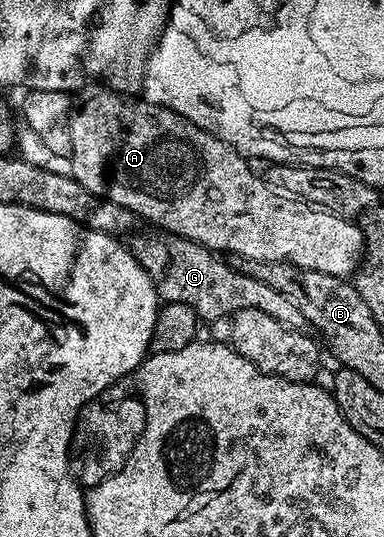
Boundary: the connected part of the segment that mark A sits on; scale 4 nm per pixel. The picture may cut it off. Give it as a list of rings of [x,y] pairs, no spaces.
[[[101,88],[82,106],[80,103],[72,117],[70,130],[72,178],[87,188],[87,192],[122,205],[138,219],[154,222],[157,225],[154,227],[162,231],[197,242],[214,252],[224,252],[229,256],[238,254],[251,260],[290,261],[300,270],[314,270],[336,278],[352,275],[362,261],[365,237],[361,234],[360,225],[335,216],[329,210],[322,210],[320,206],[302,202],[300,198],[278,194],[260,173],[256,174],[248,166],[250,163],[238,151],[191,124],[191,120],[159,104]]]

